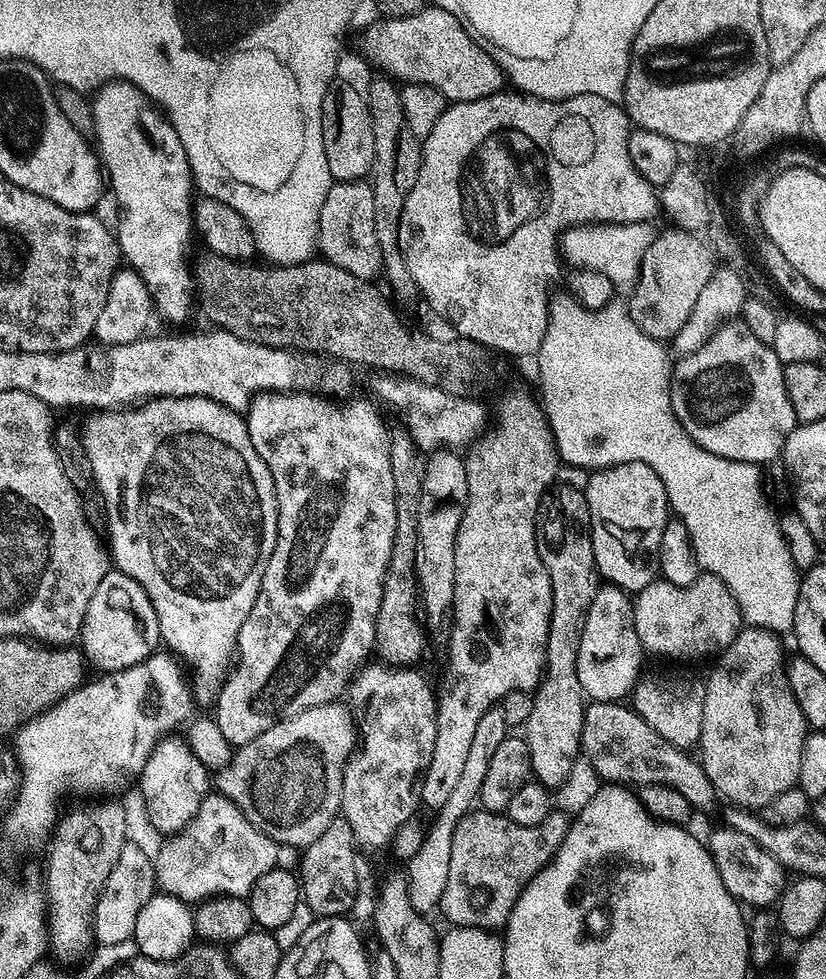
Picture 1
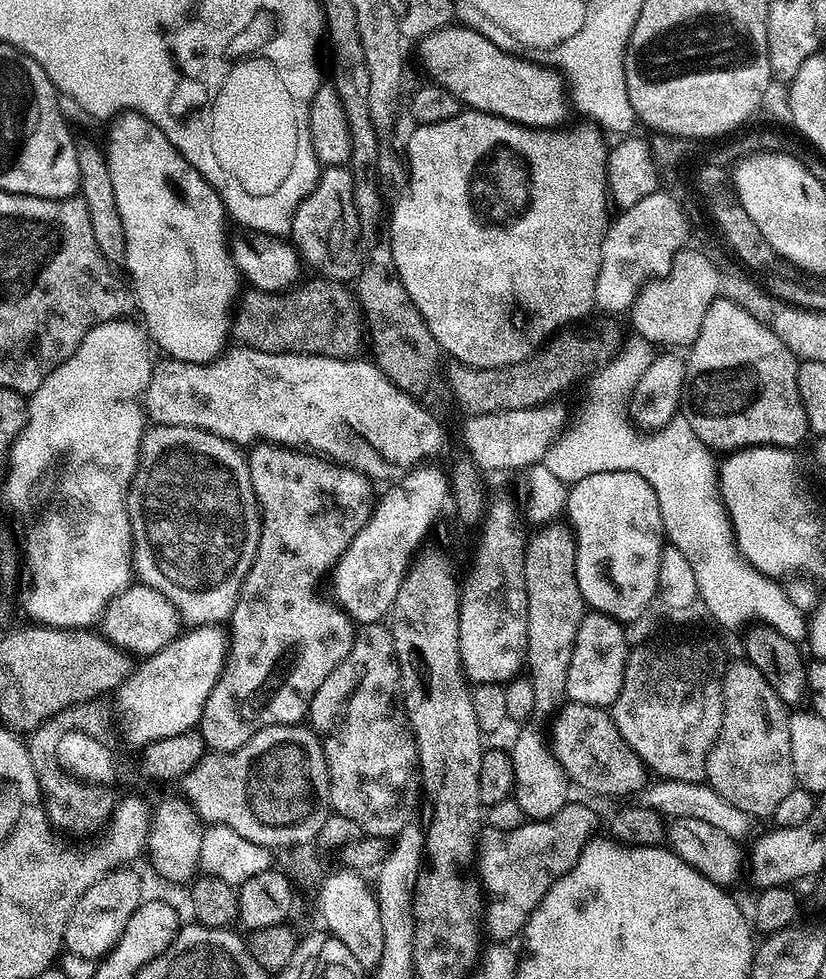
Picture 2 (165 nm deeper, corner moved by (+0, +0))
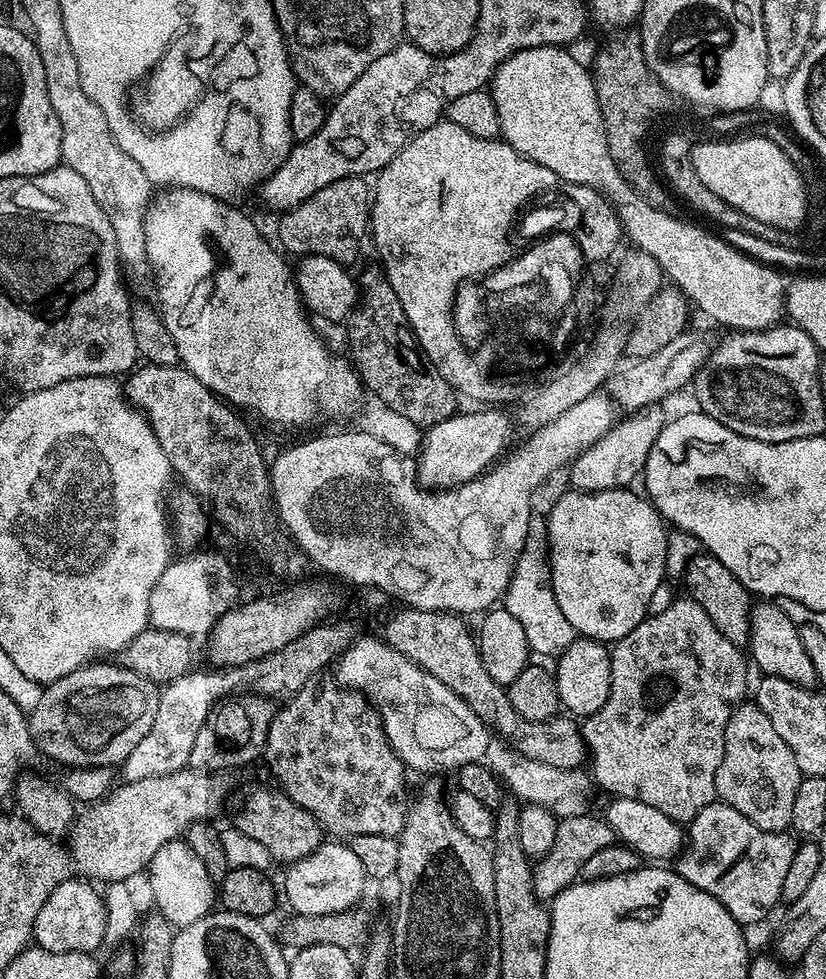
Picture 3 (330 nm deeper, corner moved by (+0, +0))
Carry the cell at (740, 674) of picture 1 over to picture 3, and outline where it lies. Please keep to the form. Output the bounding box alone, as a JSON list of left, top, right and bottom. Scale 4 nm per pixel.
[716,702,801,832]

